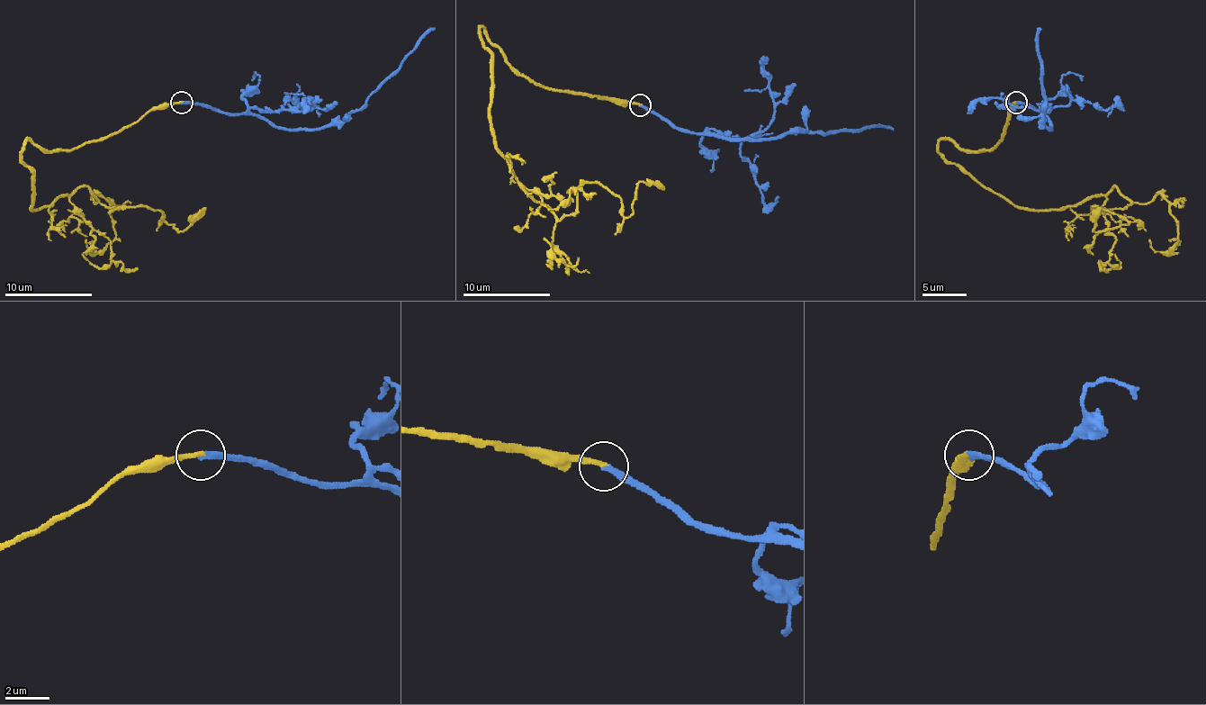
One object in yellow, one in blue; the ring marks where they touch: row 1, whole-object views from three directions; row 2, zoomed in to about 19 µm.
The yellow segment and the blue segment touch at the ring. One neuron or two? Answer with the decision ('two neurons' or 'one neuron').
one neuron

